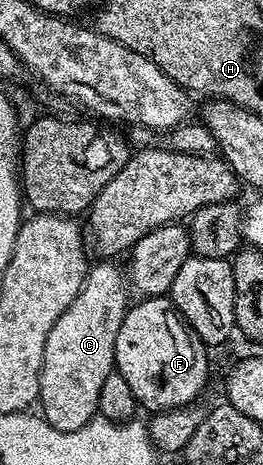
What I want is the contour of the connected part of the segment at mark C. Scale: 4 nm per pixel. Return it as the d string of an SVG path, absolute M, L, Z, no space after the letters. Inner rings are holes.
M96 263L88 270L88 278L78 291L74 303L62 311L58 323L50 327L50 335L46 335L46 351L42 355L42 371L40 372L39 408L45 421L58 431L78 431L78 427L86 427L98 413L98 394L102 391L102 382L106 375L114 372L116 356L114 343L118 339L118 327L122 327L122 319L128 314L130 304L130 286L125 274L116 263Z

